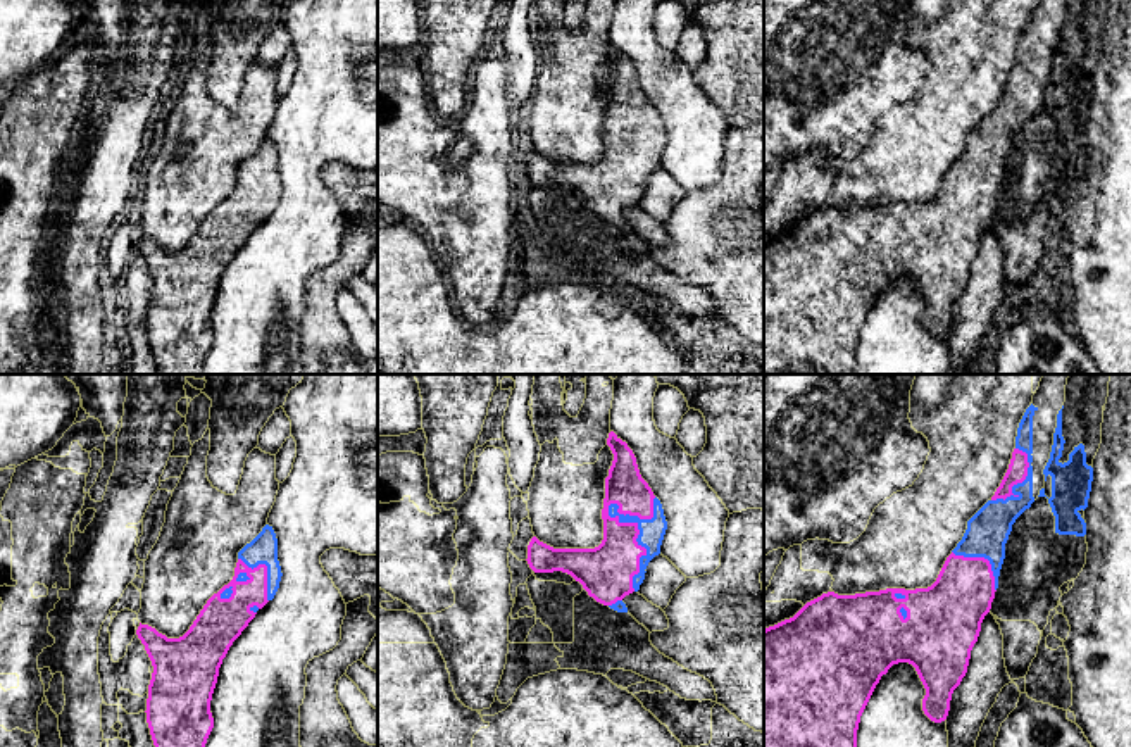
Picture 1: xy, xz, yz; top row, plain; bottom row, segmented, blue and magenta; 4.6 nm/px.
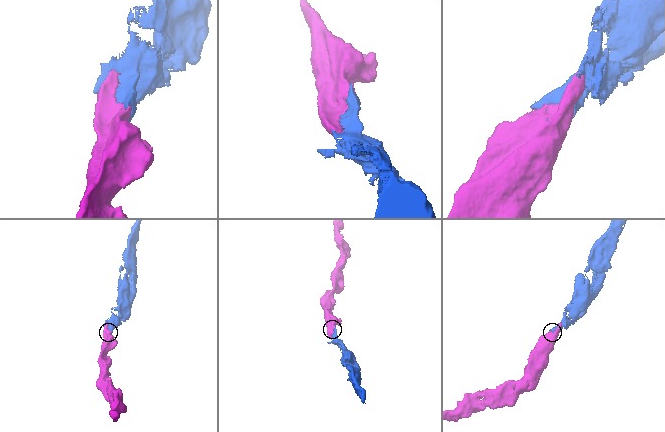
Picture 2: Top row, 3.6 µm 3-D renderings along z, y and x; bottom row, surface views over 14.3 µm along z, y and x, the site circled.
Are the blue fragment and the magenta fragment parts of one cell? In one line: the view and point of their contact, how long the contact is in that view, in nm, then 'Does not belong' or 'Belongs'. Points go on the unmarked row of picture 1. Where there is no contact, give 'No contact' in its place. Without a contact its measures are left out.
Touches blue at xz (633, 135). Shared border 460 nm. Belongs

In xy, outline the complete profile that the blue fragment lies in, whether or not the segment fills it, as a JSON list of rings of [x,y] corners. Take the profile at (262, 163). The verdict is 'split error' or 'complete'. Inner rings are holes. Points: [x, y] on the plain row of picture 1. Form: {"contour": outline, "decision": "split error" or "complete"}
{"contour": [[[266,138],[238,166],[233,193],[207,214],[183,250],[167,252],[140,236],[136,248],[153,279],[145,326],[159,374],[203,374],[203,362],[214,342],[210,314],[222,273],[257,224],[274,212],[281,190],[278,152],[272,140]]], "decision": "split error"}

